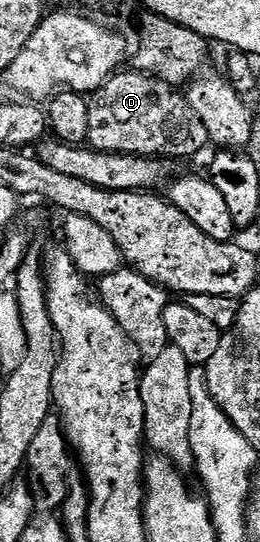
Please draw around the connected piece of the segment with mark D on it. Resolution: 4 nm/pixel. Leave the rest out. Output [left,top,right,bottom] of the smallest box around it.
[88,69,210,160]

